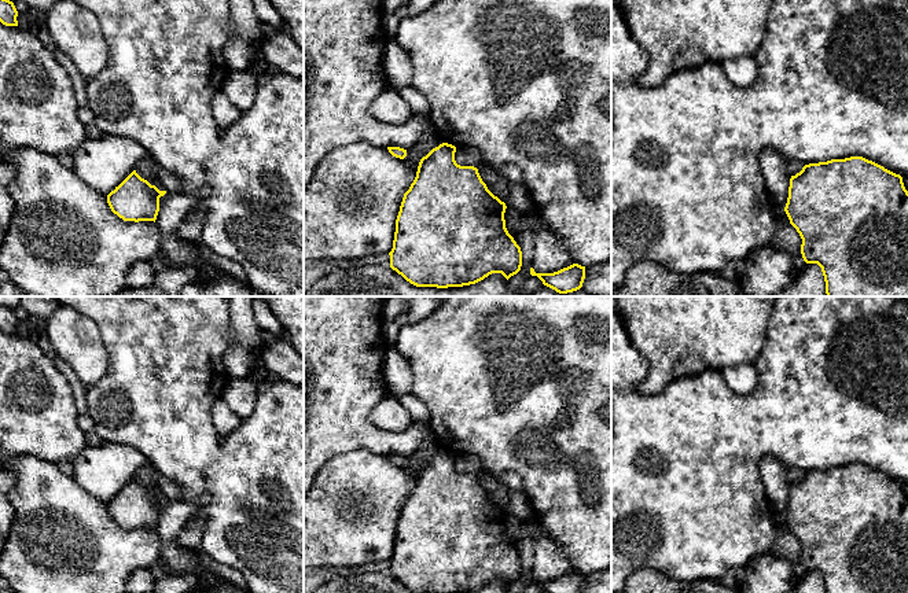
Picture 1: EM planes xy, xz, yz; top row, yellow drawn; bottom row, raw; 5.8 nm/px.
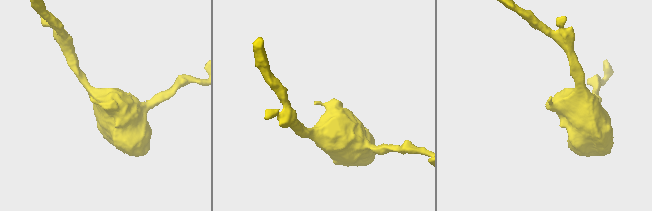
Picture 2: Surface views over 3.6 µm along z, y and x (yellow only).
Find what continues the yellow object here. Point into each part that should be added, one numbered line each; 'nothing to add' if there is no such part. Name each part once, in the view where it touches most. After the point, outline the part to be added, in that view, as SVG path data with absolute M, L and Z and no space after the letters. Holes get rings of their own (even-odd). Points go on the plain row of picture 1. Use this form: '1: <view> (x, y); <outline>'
nothing to add

